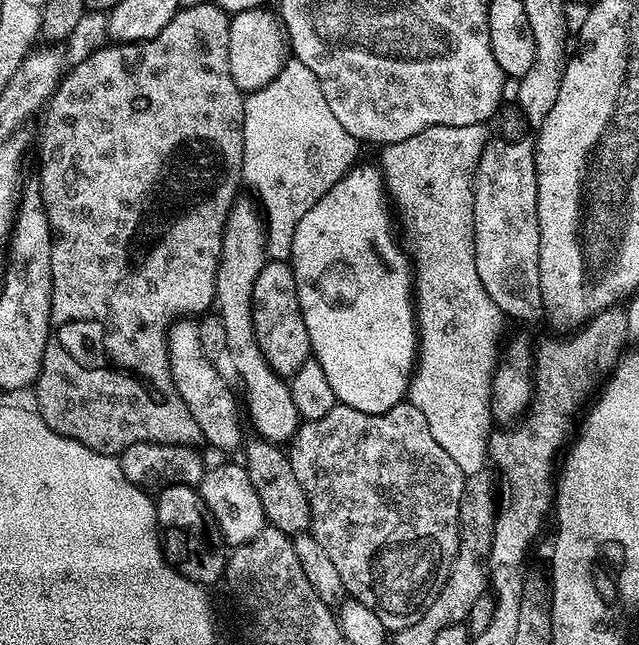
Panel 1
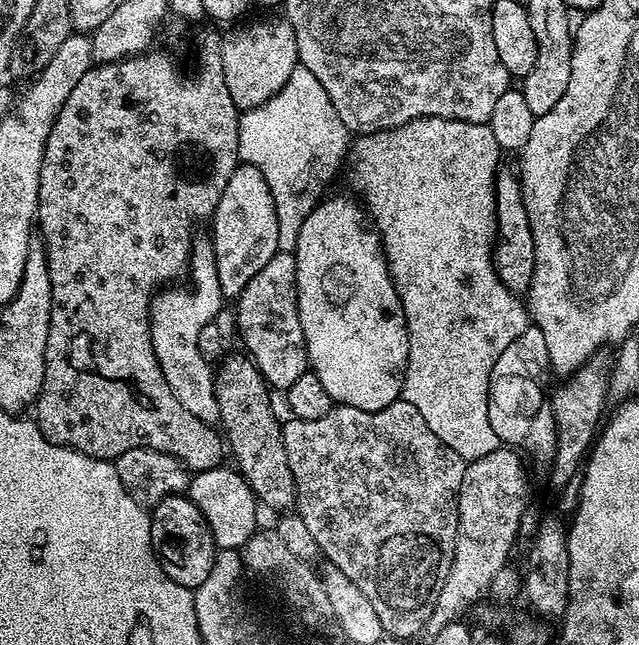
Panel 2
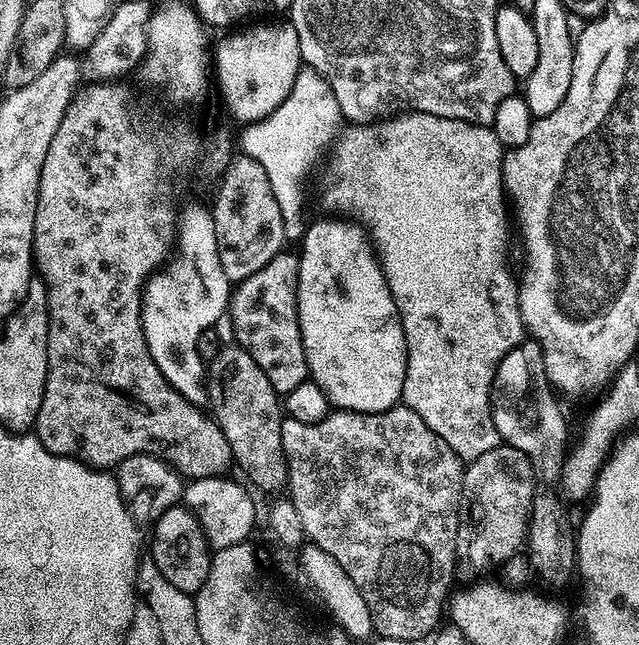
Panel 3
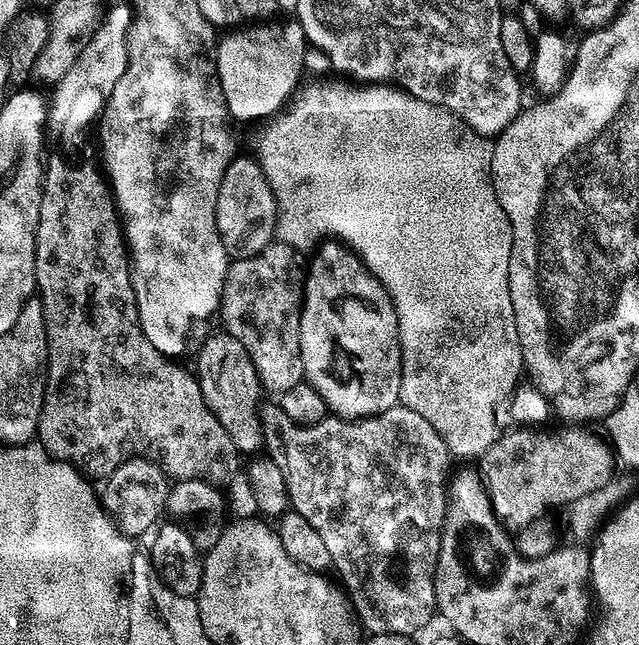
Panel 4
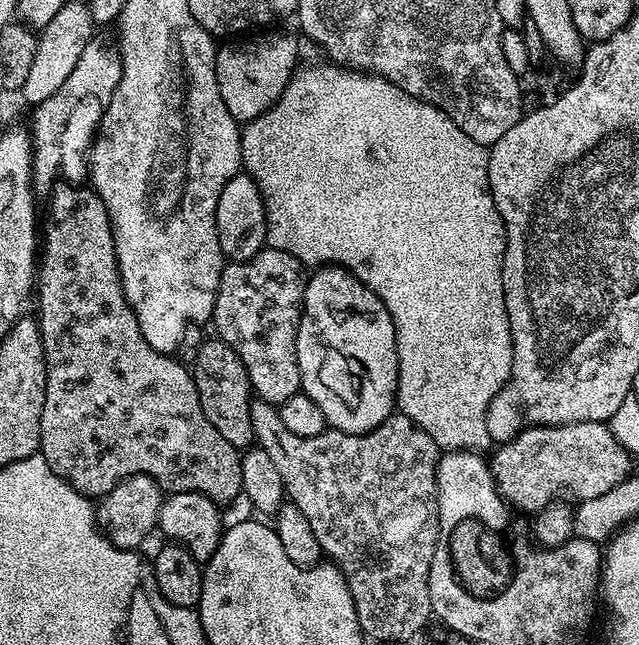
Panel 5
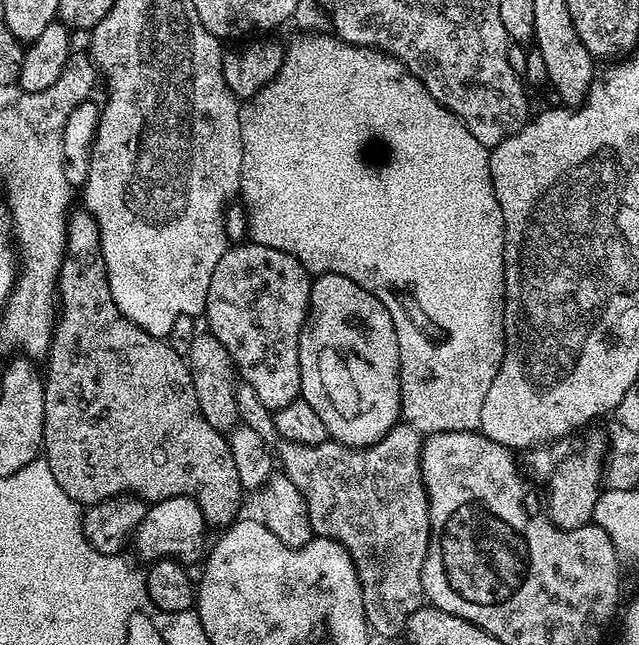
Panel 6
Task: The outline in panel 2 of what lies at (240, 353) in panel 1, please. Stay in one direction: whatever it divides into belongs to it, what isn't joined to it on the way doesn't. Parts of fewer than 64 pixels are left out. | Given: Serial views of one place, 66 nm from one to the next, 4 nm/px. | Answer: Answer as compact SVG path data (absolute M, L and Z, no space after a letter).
M241 163L240 167L230 174L230 182L226 182L226 190L222 192L222 198L218 200L218 206L210 217L212 233L210 239L212 249L216 255L216 269L220 279L220 289L226 298L235 298L246 290L246 282L274 258L274 254L280 251L278 246L278 214L274 210L274 198L270 194L270 186L266 186L266 178L262 178L262 170L258 170L252 164Z

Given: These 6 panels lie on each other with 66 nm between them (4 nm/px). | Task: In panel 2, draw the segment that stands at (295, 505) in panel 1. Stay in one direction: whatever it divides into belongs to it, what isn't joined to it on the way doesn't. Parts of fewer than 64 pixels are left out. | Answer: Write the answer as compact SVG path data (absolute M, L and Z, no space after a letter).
M225 355L214 372L216 401L220 411L218 424L230 449L230 456L236 459L235 467L247 480L257 501L263 507L265 504L273 508L276 514L284 514L296 503L296 487L294 474L290 474L290 462L286 458L282 424L276 421L264 375L256 368L251 356L239 355Z

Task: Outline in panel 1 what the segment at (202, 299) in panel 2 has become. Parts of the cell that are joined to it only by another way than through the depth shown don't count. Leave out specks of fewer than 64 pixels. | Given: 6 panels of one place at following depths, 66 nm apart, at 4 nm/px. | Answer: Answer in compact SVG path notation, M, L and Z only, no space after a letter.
M180 318L169 327L168 331L168 365L174 378L176 392L186 402L198 430L202 430L205 441L224 452L232 452L240 444L240 414L236 410L236 398L228 389L226 381L220 377L213 361L202 350L198 342L198 330L191 319Z

